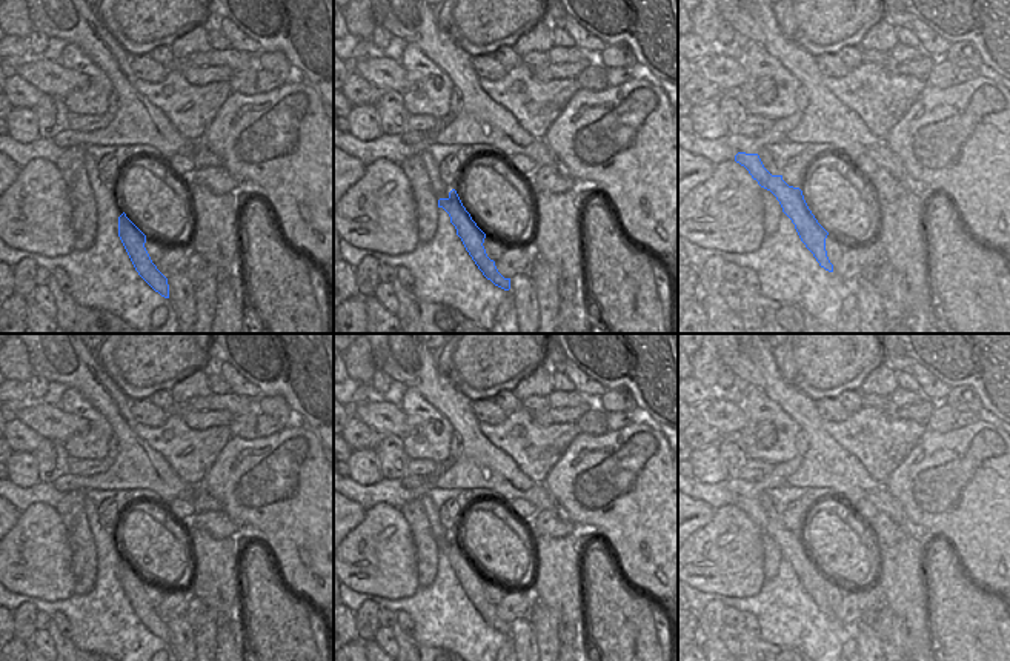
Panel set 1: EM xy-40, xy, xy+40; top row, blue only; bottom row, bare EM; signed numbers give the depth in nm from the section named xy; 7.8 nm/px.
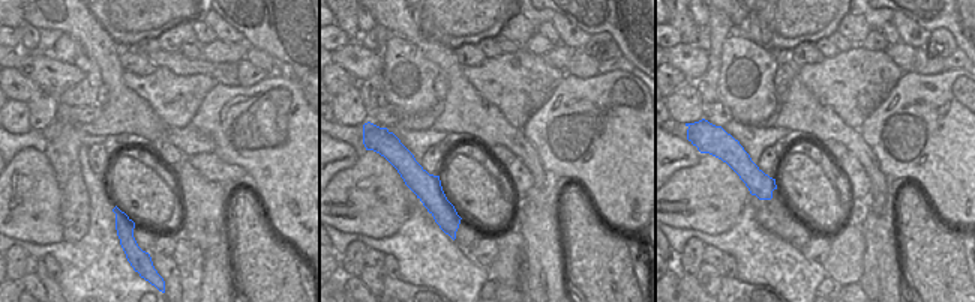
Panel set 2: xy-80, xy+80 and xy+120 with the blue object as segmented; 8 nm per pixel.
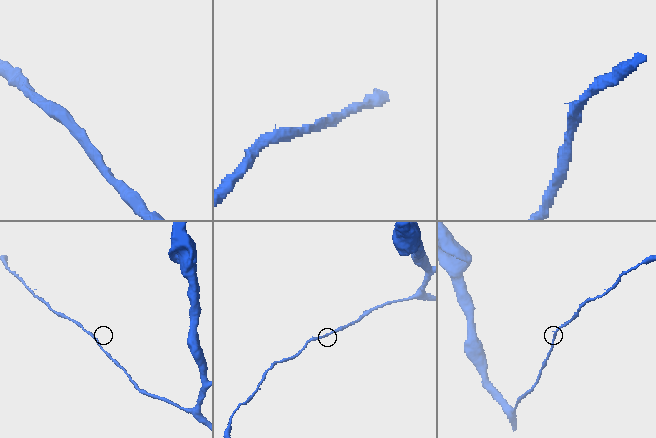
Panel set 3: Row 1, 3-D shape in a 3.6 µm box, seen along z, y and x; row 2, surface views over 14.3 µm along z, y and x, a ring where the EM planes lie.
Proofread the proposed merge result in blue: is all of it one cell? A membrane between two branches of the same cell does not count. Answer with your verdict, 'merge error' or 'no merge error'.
no merge error

